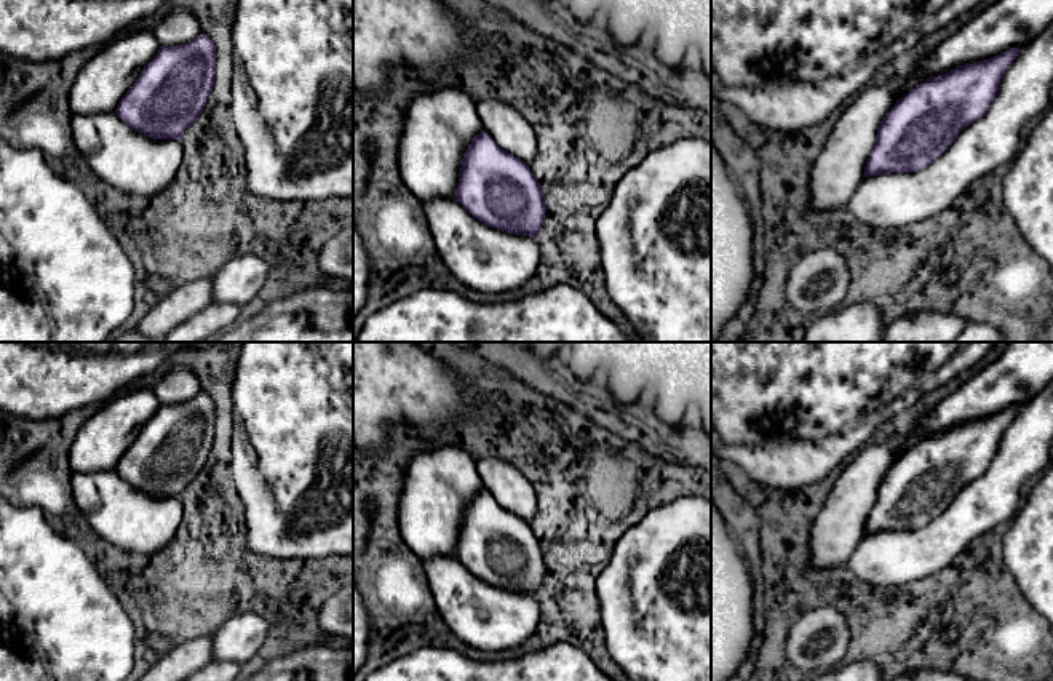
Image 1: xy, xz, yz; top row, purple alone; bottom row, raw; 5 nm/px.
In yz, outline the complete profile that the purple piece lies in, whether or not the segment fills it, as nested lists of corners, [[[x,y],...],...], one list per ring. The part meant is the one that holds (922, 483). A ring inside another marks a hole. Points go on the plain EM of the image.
[[[1010,406],[959,424],[898,457],[877,486],[864,536],[914,531],[932,523],[965,484],[986,472],[1018,411],[1019,406]]]

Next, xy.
[[[200,392],[190,401],[160,404],[121,456],[115,472],[152,497],[181,497],[213,452],[216,404]]]

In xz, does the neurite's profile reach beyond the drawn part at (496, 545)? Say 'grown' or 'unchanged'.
unchanged

